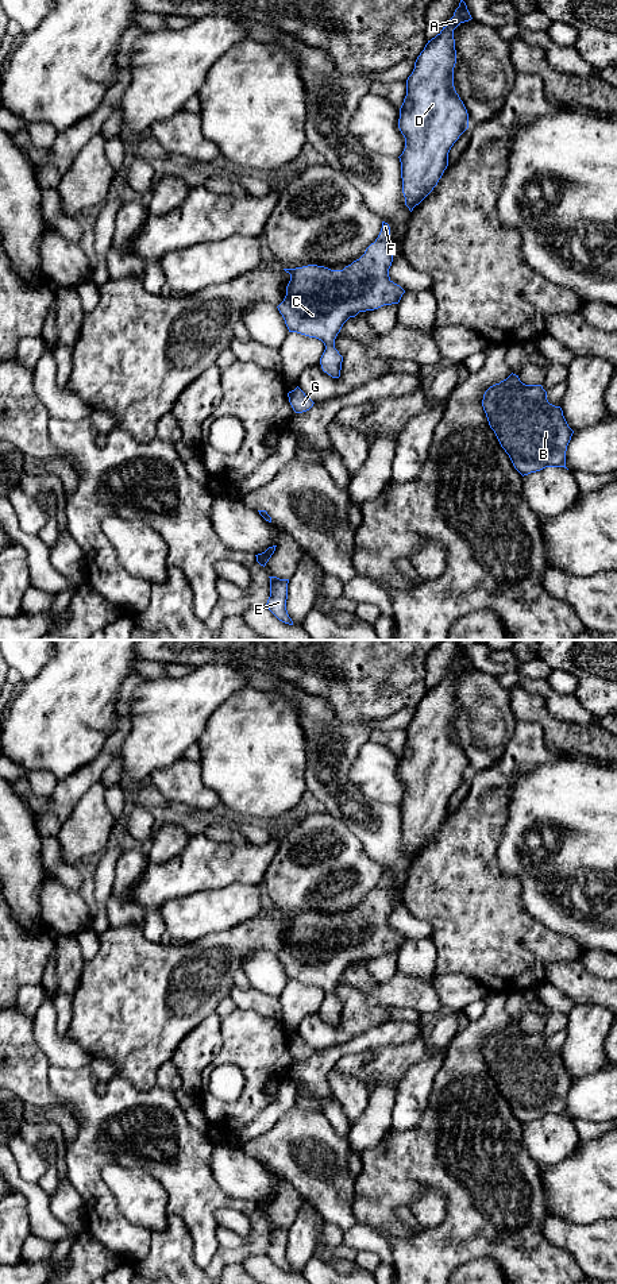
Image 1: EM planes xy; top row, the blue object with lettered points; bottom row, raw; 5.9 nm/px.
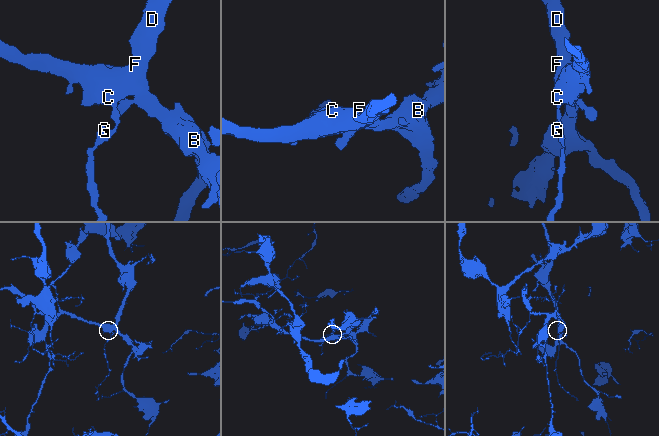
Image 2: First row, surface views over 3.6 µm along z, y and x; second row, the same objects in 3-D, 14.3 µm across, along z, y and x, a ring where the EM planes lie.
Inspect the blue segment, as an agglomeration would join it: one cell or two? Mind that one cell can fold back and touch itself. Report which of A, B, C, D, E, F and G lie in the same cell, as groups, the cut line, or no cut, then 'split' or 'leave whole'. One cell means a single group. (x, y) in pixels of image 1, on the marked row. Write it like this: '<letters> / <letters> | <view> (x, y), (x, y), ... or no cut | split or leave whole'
A B C D E F G | no cut | leave whole

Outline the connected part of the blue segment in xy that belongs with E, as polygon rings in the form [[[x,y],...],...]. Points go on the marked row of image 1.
[[[277,577],[269,578],[270,578],[270,597],[267,599],[266,606],[279,621],[293,625],[293,621],[286,610],[289,579],[279,579]]]

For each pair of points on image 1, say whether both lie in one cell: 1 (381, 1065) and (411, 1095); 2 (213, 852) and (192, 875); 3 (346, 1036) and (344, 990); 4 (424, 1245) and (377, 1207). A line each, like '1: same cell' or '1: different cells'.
1: different cells
2: same cell
3: same cell
4: same cell

